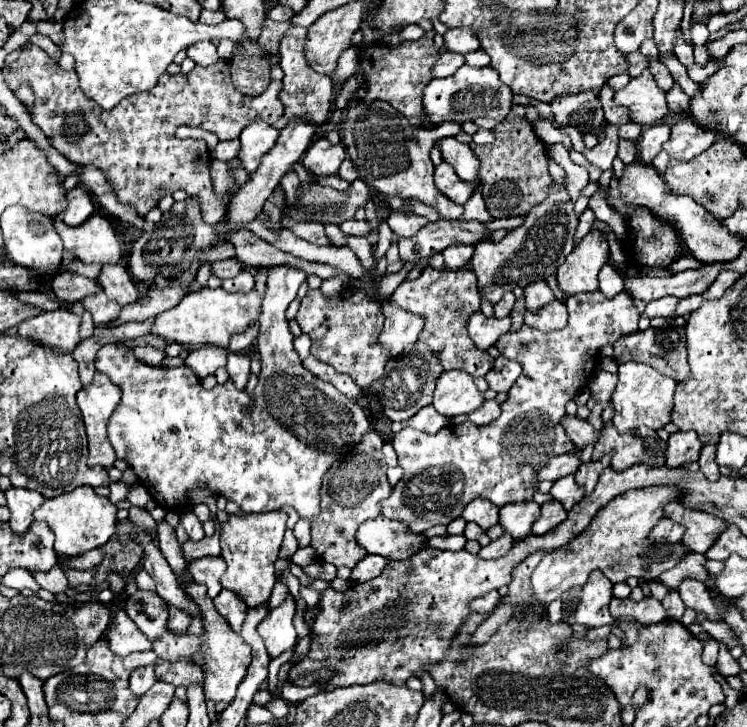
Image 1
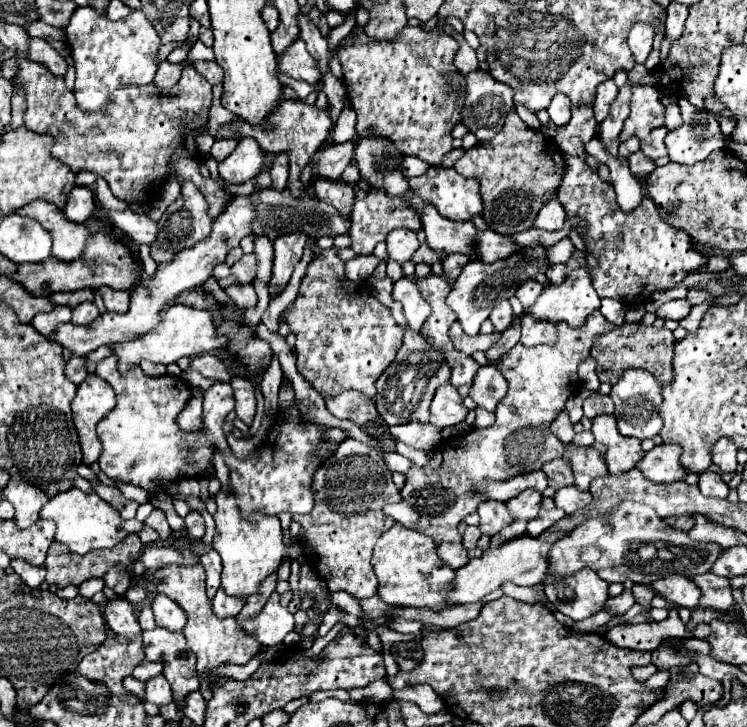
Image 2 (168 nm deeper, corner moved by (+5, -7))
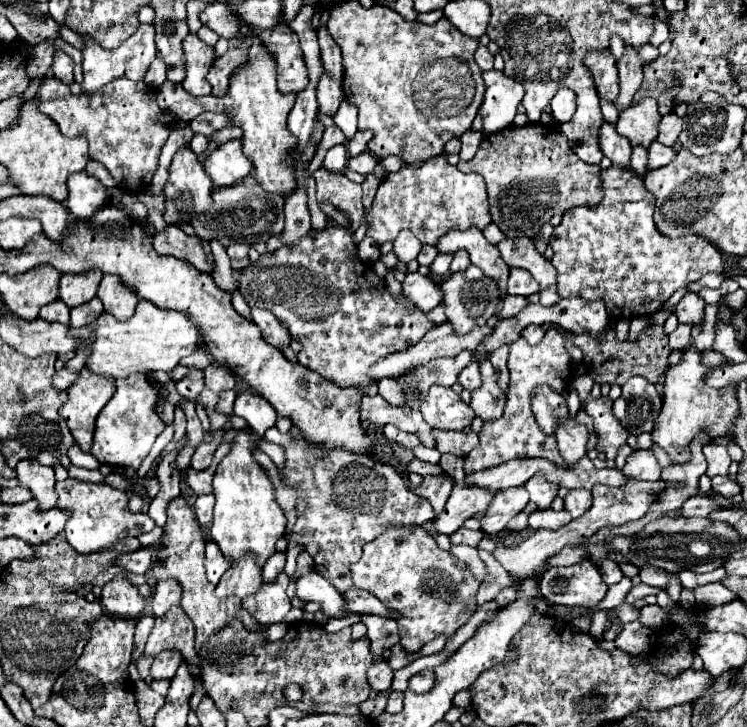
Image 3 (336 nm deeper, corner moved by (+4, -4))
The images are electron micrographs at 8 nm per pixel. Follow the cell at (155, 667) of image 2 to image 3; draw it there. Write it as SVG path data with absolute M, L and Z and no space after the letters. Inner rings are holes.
M171 607L167 615L155 621L155 627L145 647L145 655L157 657L165 649L175 649L181 651L185 660L191 665L201 667L197 651L193 649L193 639L195 639L195 629L189 617L185 617L181 607Z

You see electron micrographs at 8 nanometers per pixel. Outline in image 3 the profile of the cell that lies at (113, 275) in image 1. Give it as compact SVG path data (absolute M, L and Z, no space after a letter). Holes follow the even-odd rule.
M105 275L101 279L97 297L103 301L105 311L121 321L129 319L135 313L135 307L139 301L137 295L129 287L125 287L115 275Z

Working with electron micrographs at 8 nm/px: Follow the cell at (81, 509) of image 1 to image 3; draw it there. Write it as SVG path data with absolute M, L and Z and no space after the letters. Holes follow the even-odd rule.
M65 479L55 485L55 491L59 495L55 507L69 511L69 519L63 533L69 545L73 545L79 553L95 553L113 547L115 543L127 537L137 537L155 527L155 521L149 515L129 513L127 509L129 495L119 489L113 489L107 483L85 483L77 479Z

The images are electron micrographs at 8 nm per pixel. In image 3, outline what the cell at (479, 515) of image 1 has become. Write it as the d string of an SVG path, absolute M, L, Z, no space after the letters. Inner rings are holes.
M513 487L513 489L499 491L497 497L493 499L493 503L489 505L489 509L485 511L483 519L481 519L481 529L485 531L485 535L501 533L507 527L507 523L517 513L523 511L527 501L529 501L529 495L523 487Z

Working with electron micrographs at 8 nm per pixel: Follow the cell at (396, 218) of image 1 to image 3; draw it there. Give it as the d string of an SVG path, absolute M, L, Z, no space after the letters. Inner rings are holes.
M403 229L397 239L393 241L393 253L399 257L401 263L409 263L417 257L421 249L421 241L417 241L417 237L409 231L409 229Z

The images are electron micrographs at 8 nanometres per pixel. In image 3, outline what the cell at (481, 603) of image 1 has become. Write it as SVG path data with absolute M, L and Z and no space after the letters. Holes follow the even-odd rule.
M351 589L349 593L343 595L347 599L347 607L351 611L357 611L357 613L371 613L371 615L379 615L379 617L389 617L389 619L395 619L393 613L389 613L389 609L385 609L385 605L381 601L377 601L377 597L373 597L371 593L367 591L361 591L361 589Z

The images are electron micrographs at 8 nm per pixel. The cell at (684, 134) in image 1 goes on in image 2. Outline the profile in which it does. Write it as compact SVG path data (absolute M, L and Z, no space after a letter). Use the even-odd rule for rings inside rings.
M678 100L682 118L706 118L706 124L682 124L668 132L666 146L672 162L692 166L706 160L716 150L726 150L728 142L714 112L700 110L688 100Z

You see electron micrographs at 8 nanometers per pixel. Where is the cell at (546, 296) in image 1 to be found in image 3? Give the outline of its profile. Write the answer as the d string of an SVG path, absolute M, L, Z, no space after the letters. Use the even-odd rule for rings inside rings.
M511 269L509 281L507 281L507 293L509 295L529 297L529 295L535 295L537 291L539 291L539 285L531 277L531 273L527 273L525 269Z

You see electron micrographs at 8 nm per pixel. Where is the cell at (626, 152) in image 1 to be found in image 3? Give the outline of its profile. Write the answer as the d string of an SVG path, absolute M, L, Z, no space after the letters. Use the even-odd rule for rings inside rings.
M653 141L653 143L649 145L647 153L649 153L649 155L647 155L647 159L649 159L649 171L667 165L667 163L673 161L673 157L675 157L675 151L673 151L671 147L665 147L665 145L657 143L657 141Z

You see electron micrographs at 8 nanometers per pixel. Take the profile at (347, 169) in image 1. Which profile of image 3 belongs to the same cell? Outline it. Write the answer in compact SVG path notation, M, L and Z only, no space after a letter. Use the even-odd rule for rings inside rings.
M361 153L361 155L357 155L357 157L351 157L349 161L347 161L347 167L351 169L351 171L357 171L357 173L361 173L363 177L367 177L371 171L373 171L373 167L377 165L377 159L371 155L371 153Z

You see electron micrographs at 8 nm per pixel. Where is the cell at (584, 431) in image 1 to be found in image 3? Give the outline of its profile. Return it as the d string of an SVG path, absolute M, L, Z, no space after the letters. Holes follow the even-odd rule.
M545 385L535 391L533 413L535 413L539 427L549 435L555 435L557 425L565 425L565 421L569 419L567 403L565 403L563 395L555 393L553 389L549 389Z

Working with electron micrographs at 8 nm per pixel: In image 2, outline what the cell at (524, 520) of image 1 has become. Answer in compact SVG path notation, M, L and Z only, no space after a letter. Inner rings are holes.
M534 488L522 490L516 498L508 500L508 510L514 520L532 520L542 506L542 492Z

